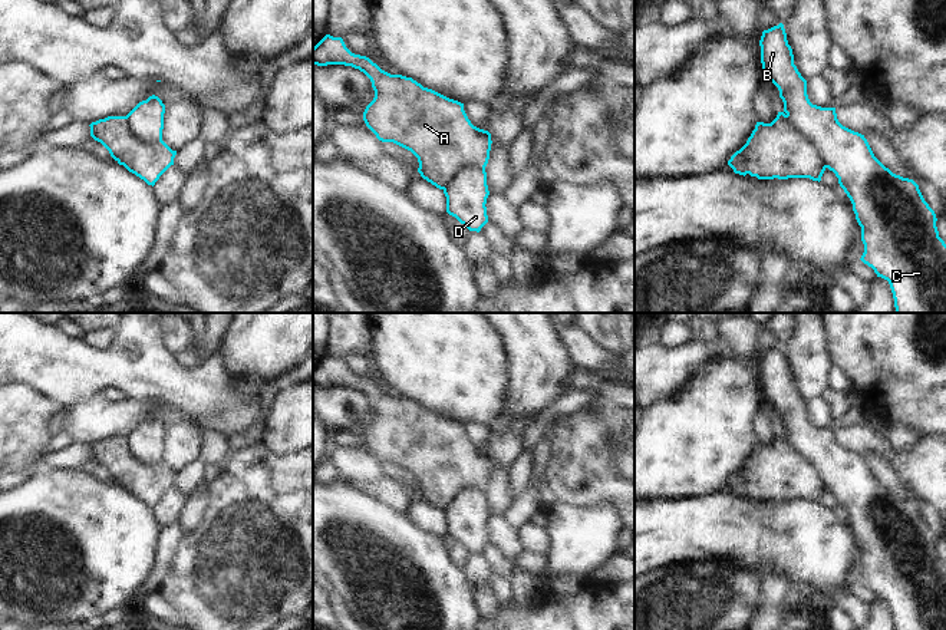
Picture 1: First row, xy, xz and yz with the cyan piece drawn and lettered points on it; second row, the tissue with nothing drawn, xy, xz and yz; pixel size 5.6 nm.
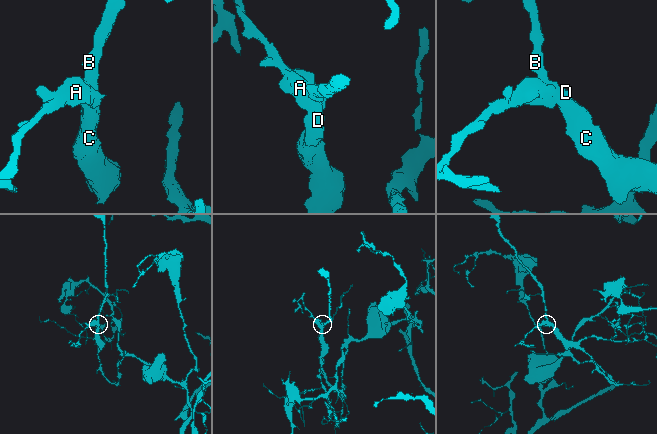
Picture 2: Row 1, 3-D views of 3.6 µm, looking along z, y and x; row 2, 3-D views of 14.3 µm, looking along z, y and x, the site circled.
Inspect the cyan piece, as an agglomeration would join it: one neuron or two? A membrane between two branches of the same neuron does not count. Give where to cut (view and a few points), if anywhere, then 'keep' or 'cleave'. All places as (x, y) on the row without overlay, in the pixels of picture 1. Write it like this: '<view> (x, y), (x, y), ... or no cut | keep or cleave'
yz (785, 436), (817, 471), (826, 488) | cleave

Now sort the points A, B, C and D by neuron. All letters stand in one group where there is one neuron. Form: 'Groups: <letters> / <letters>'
Groups: A / B C D.

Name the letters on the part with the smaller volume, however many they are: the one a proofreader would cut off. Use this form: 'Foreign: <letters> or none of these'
Foreign: A

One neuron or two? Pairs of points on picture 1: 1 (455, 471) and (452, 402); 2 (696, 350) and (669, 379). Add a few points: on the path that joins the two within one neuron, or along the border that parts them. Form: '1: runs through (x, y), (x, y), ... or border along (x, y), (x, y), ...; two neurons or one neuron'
1: border along (422, 408), (462, 425); two neurons
2: runs through (689, 358), (675, 372); one neuron

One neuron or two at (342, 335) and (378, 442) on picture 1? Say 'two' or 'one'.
two

